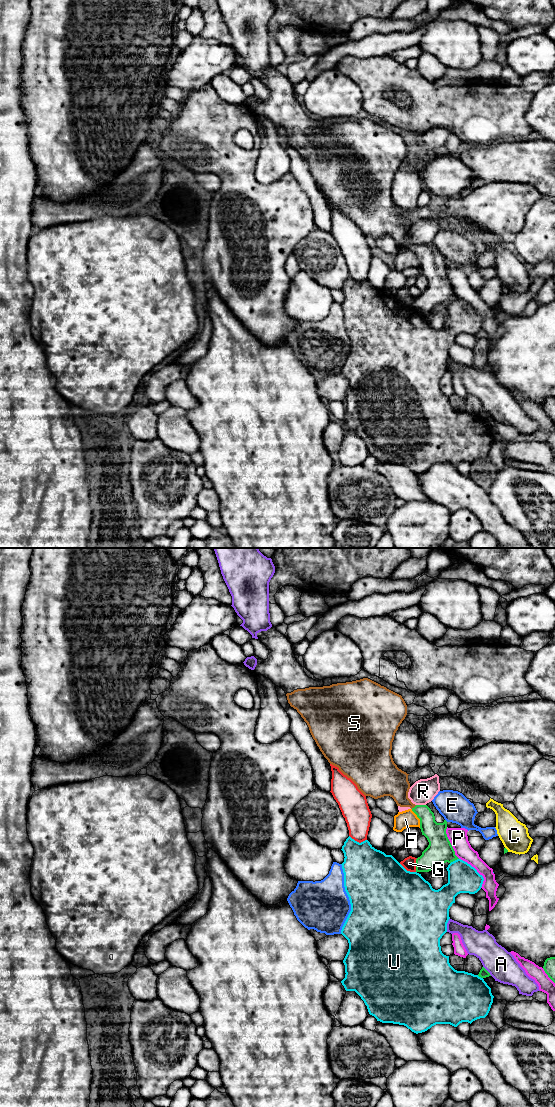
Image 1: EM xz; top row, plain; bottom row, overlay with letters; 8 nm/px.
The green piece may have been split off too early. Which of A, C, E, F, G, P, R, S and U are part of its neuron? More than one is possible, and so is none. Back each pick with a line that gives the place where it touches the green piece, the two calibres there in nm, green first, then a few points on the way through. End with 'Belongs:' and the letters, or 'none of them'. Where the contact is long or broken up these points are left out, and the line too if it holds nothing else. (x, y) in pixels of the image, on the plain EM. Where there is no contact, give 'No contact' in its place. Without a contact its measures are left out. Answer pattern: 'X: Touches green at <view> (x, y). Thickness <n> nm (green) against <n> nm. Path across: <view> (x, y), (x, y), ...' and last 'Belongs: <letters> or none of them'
S: Touches green at xz (414, 247). Thickness 160 nm (green) against 220 nm. Path across: xz (433, 271), (427, 260), (414, 247), (399, 233), (394, 223)
Belongs: S

